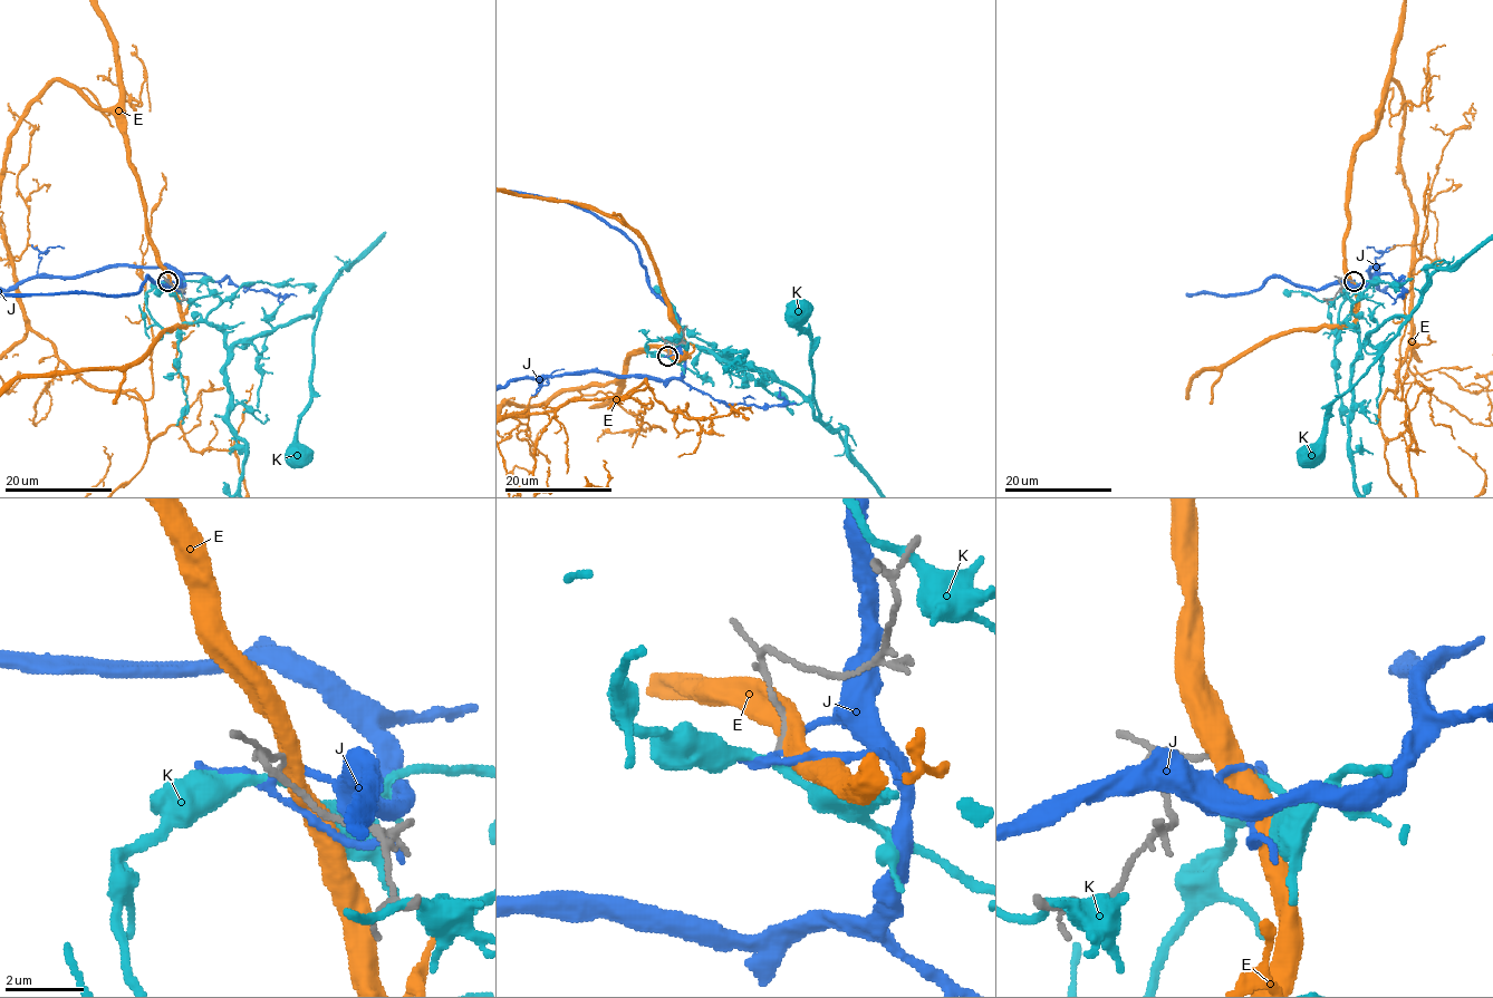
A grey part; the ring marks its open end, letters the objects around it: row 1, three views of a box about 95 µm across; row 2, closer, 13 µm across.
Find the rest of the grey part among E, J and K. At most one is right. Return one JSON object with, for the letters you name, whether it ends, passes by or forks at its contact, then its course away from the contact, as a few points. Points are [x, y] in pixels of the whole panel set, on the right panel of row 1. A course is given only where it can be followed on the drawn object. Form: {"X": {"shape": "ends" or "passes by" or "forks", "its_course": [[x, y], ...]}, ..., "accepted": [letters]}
{"accepted": []}

